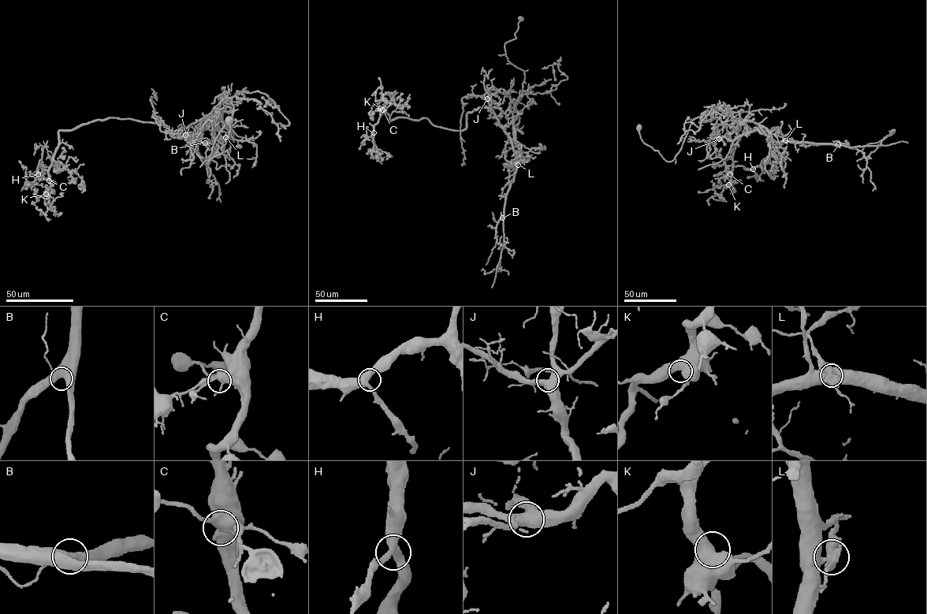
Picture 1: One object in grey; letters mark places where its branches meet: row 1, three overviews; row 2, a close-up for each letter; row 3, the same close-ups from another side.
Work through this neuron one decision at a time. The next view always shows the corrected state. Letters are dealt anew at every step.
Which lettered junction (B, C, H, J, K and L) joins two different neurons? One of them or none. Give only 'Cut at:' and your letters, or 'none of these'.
Cut at: L

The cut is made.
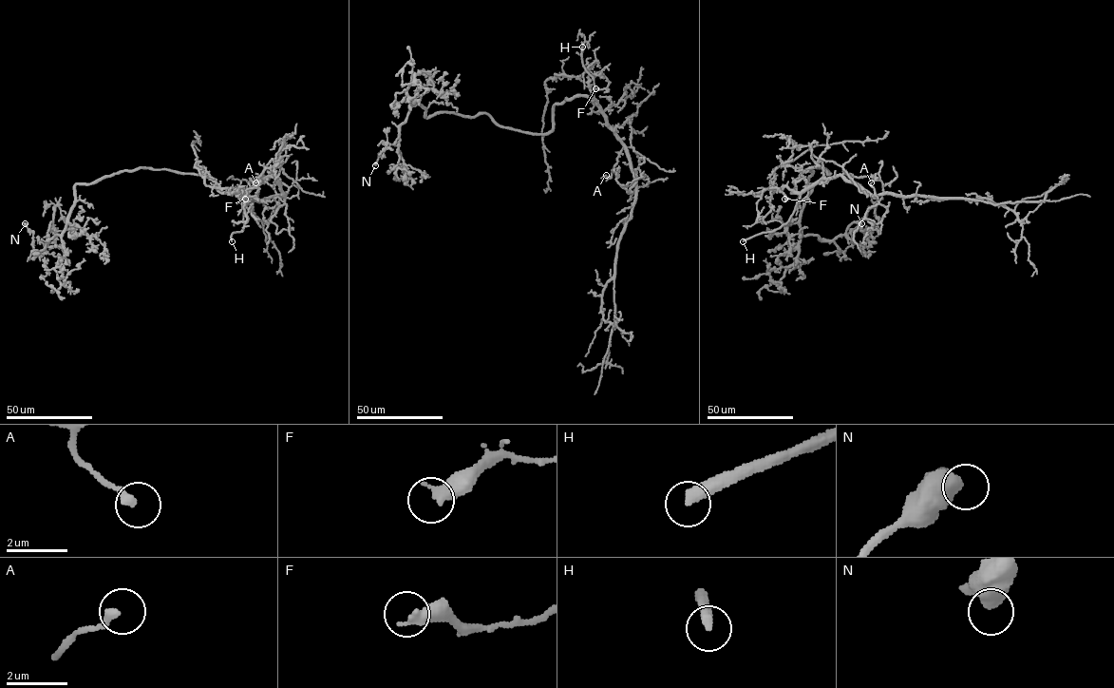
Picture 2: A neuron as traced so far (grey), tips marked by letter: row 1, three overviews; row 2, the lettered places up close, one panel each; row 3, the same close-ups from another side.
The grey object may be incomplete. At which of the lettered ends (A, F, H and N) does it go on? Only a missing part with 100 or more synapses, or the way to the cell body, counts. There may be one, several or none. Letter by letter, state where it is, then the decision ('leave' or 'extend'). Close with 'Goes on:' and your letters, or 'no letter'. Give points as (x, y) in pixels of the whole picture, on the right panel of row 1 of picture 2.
A: place (871, 182); leave
F: place (784, 199); leave
H: place (743, 241); extend
N: place (861, 223); leave
Goes on: H

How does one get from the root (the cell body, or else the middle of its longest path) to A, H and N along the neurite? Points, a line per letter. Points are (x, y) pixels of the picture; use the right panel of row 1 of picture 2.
A: (795, 188), (792, 192), (802, 192), (822, 179), (843, 173), (872, 177), (871, 182)
H: (795, 188), (792, 193), (799, 194), (800, 198), (789, 219), (773, 232), (763, 232), (743, 241)
N: (795, 188), (808, 168), (830, 173), (809, 170), (803, 235), (833, 240), (844, 252), (861, 223)

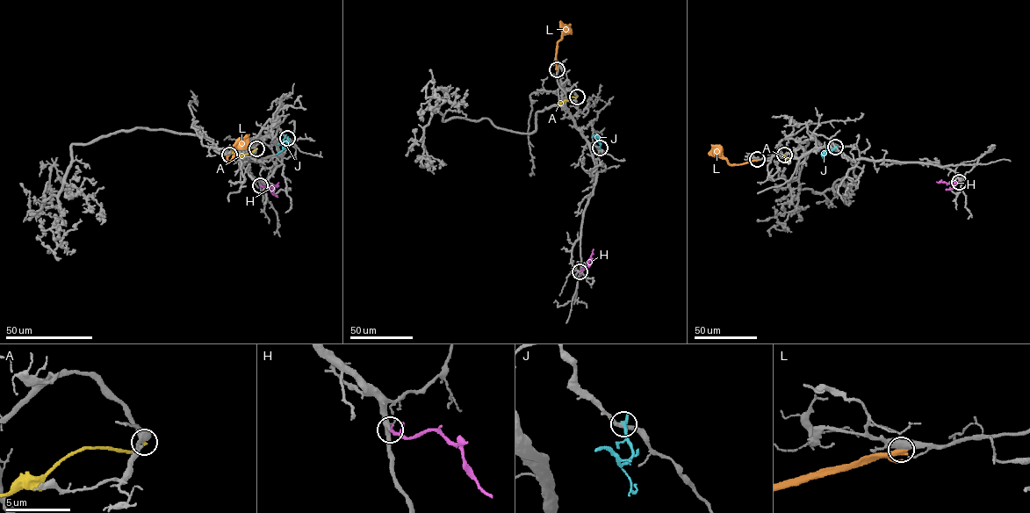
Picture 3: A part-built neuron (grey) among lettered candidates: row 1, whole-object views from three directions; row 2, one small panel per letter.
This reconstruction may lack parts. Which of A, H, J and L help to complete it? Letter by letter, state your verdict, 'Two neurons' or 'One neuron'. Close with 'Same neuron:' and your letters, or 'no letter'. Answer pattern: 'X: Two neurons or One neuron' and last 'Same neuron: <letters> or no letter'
A: Two neurons
H: One neuron
J: Two neurons
L: Two neurons
Same neuron: H

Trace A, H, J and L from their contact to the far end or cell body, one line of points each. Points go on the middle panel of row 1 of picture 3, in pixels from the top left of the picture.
A: (577, 97), (558, 104)
H: (579, 271), (587, 267), (593, 249)
J: (600, 148), (596, 134), (592, 137)
L: (557, 69), (557, 43), (570, 24)

